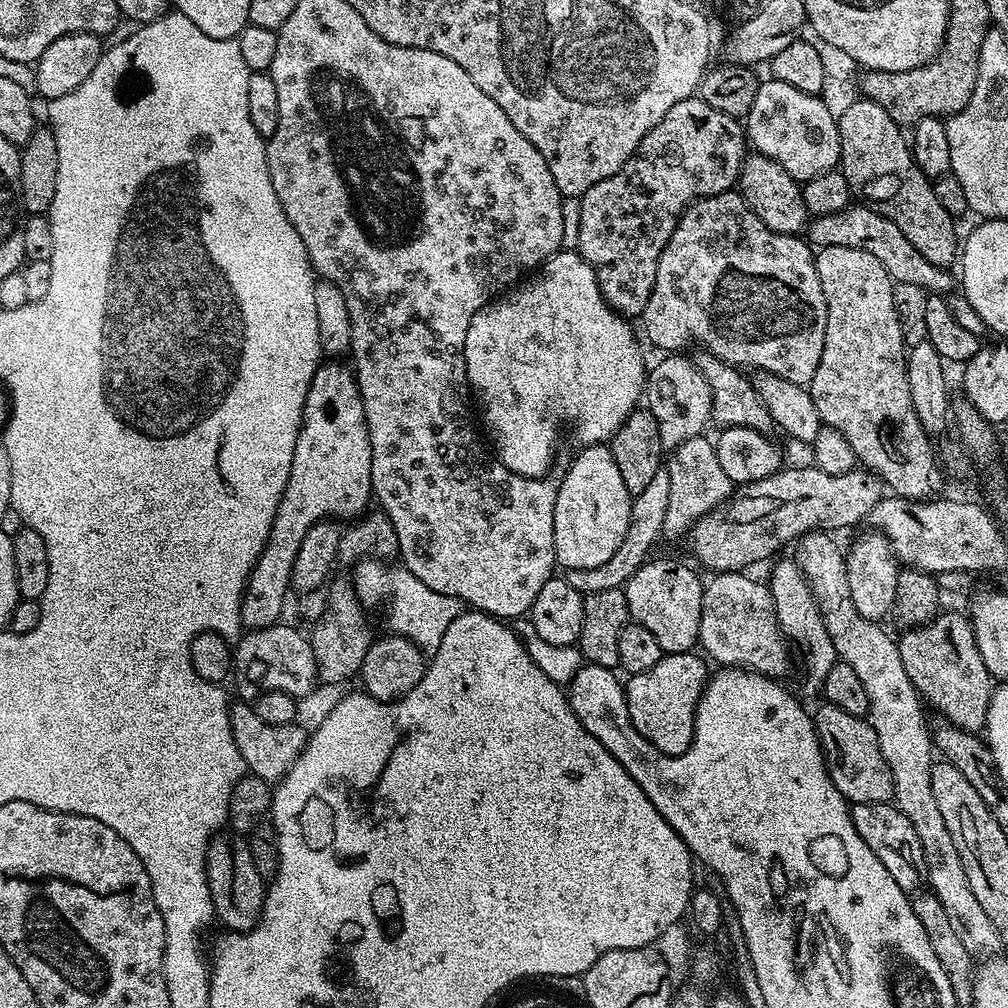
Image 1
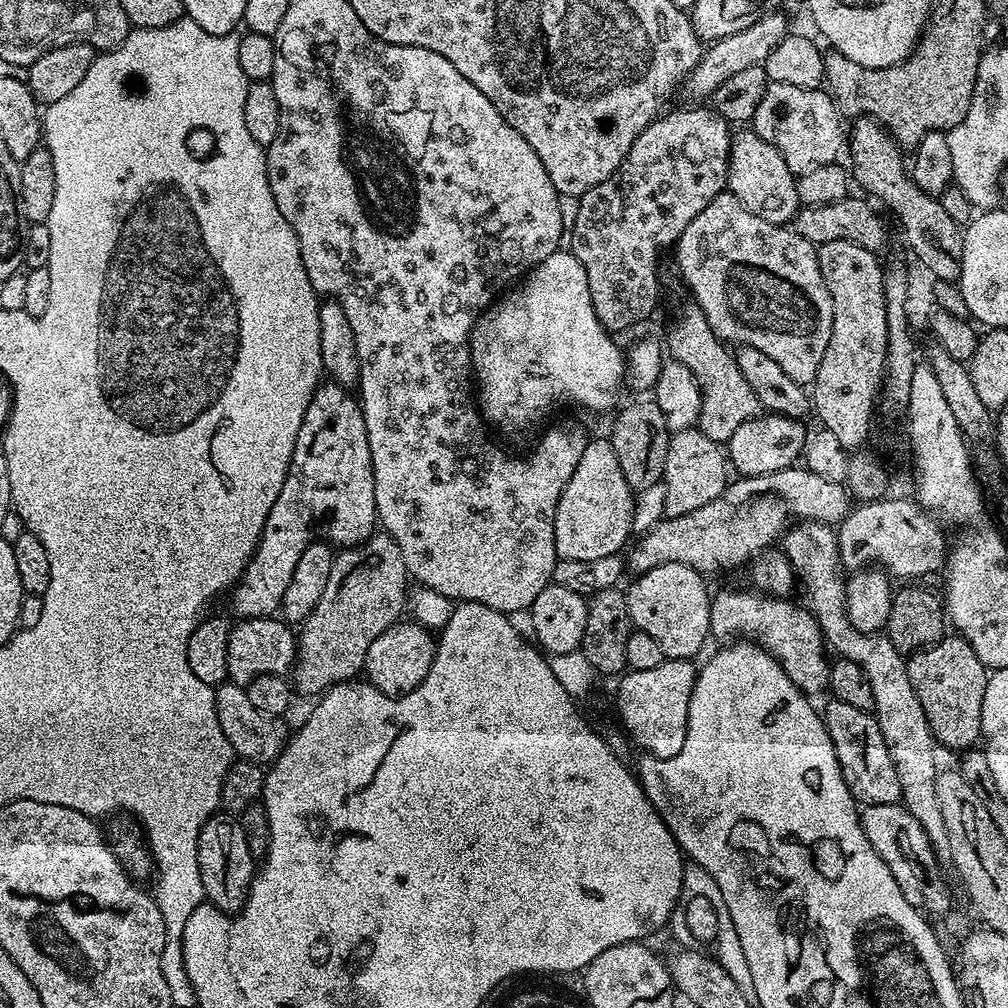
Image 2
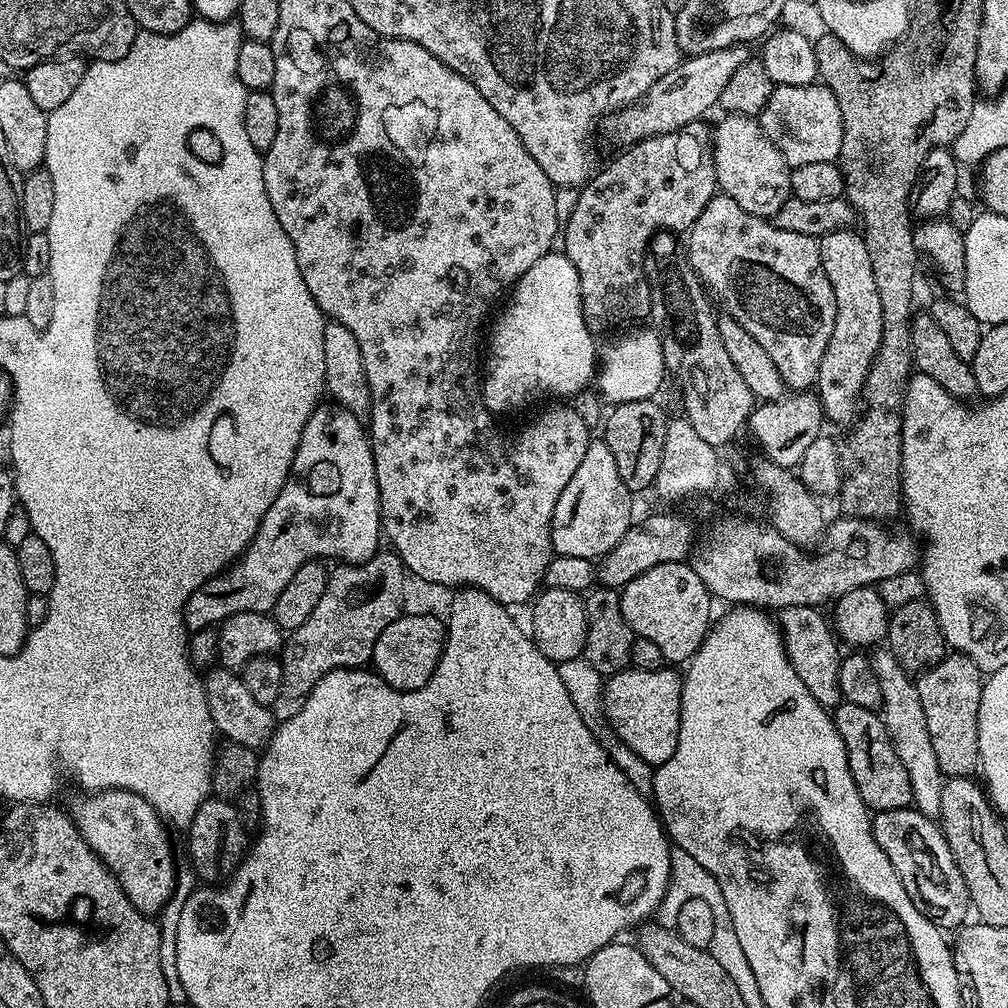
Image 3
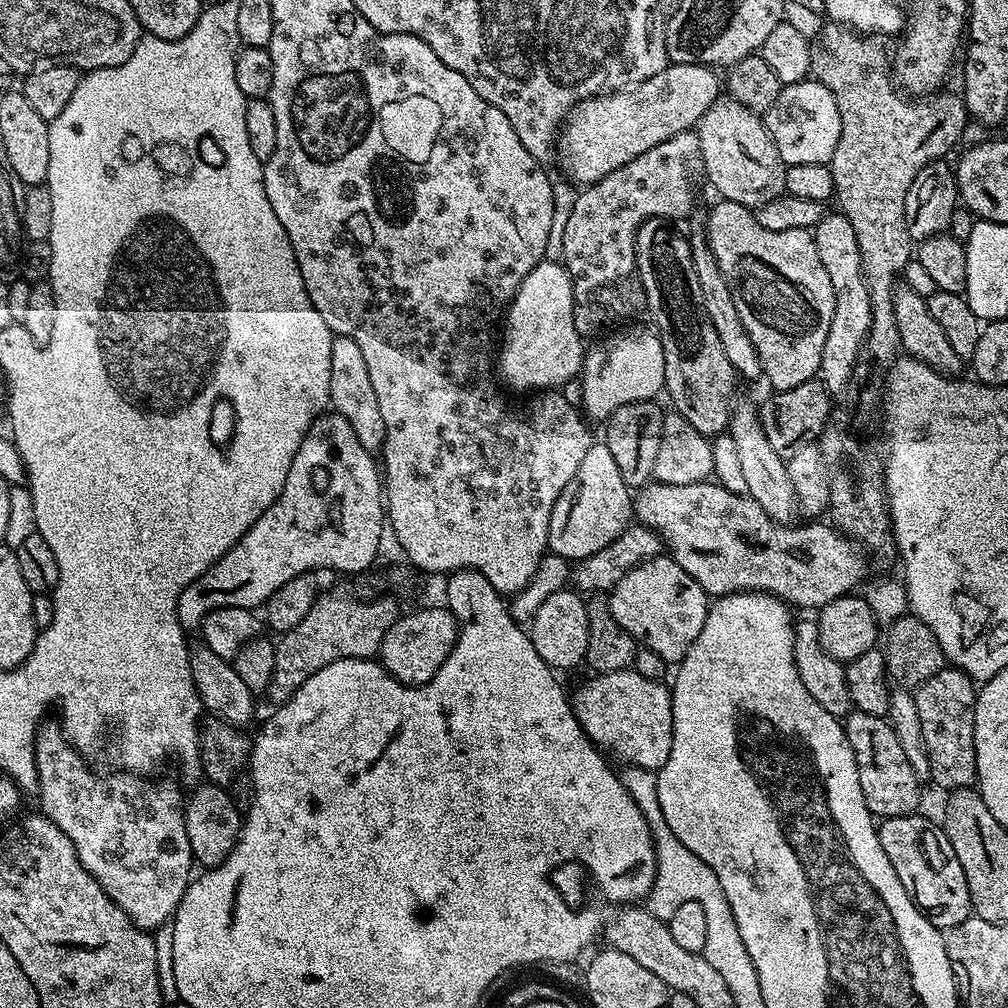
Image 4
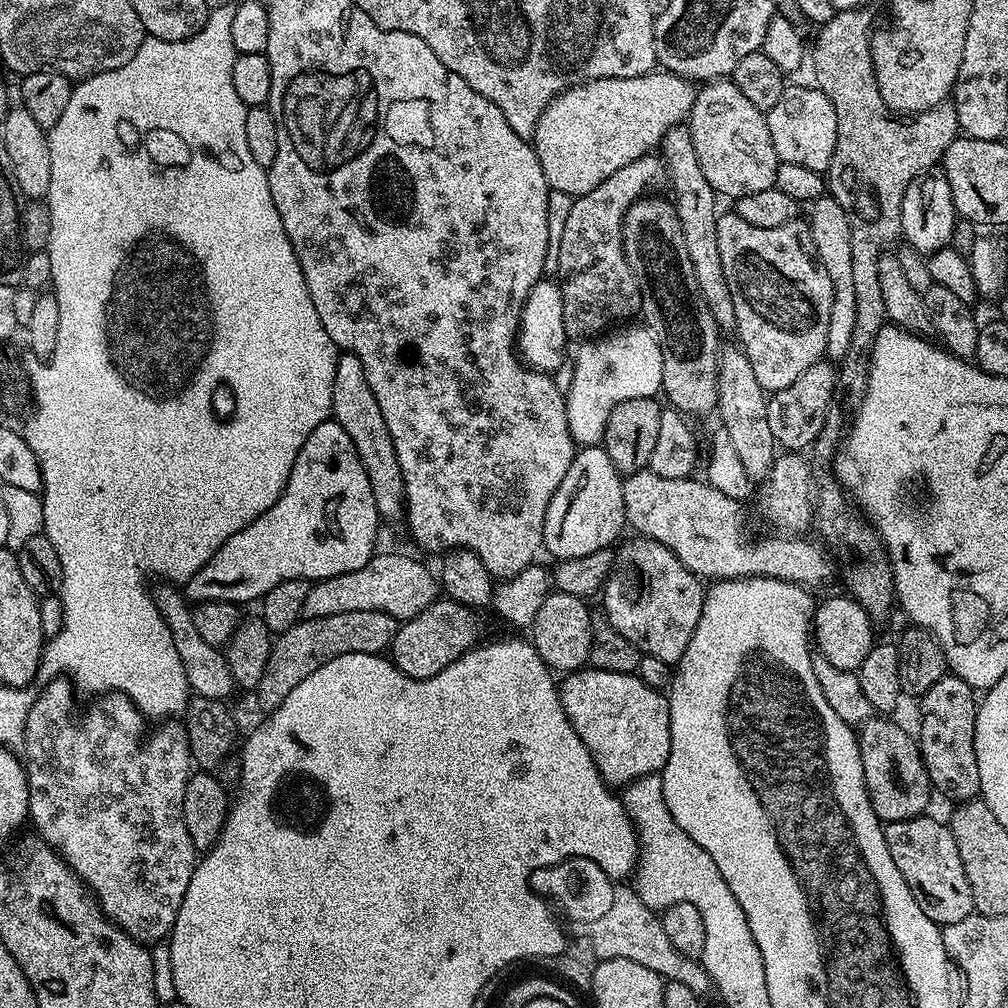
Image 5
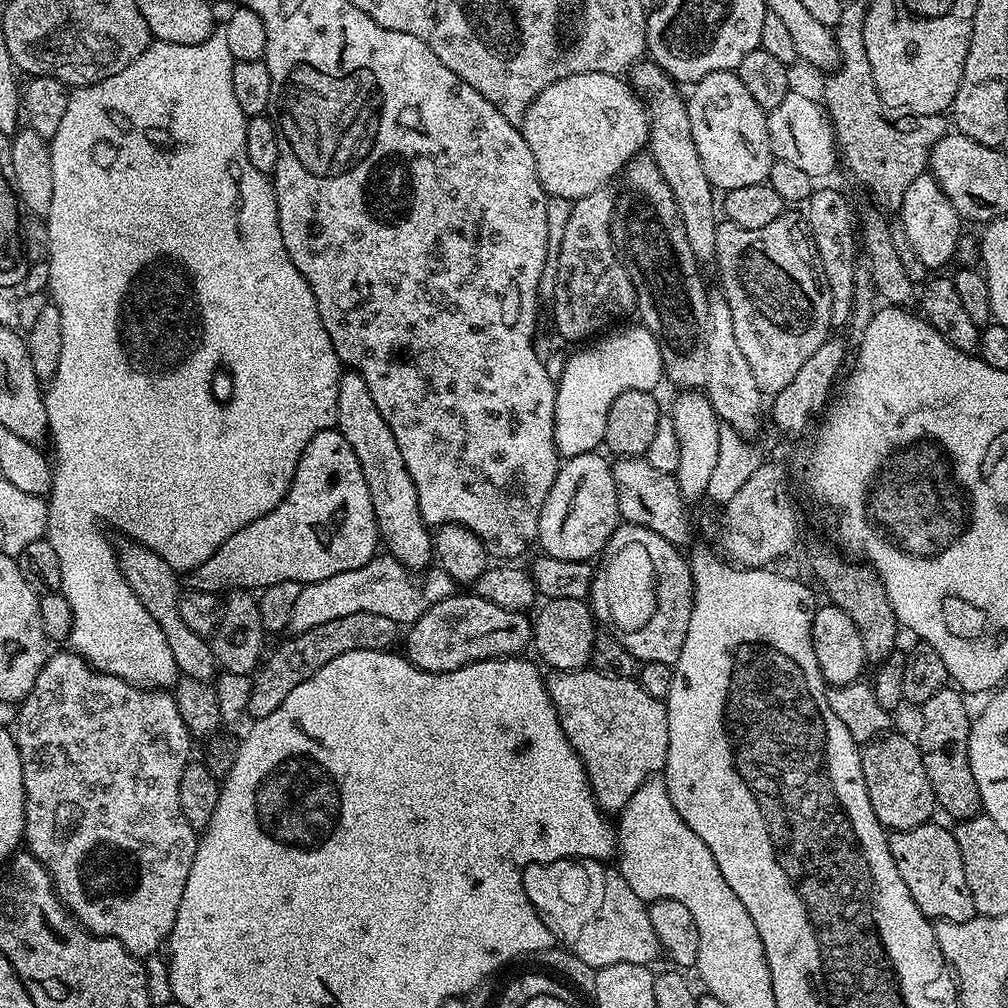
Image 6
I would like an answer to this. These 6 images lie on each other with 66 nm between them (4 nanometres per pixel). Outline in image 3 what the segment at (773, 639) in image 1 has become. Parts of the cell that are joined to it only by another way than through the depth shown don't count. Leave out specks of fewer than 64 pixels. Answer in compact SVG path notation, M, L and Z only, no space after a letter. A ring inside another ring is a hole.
M810 604L779 609L778 627L781 636L784 637L784 649L798 678L806 682L806 690L814 694L814 698L821 706L832 710L842 700L840 687L836 684L842 652L836 649L837 641L834 639L834 629L829 617L825 613L823 616L820 612L823 611L819 607Z

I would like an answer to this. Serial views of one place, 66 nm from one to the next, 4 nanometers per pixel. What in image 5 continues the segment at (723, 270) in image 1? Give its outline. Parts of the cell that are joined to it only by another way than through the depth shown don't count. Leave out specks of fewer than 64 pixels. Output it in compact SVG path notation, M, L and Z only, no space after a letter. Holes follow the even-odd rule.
M734 210L728 213L717 215L716 225L718 226L718 254L722 254L722 270L726 270L726 282L730 286L730 298L734 298L734 314L736 315L735 335L740 336L739 347L743 349L750 366L754 366L754 375L758 377L758 382L763 386L765 393L771 394L778 390L786 390L786 386L794 386L794 381L802 378L810 366L814 366L819 360L826 356L826 329L830 326L830 302L832 301L832 287L830 278L826 278L826 270L820 268L820 261L816 258L816 251L812 245L812 235L807 223L803 219L797 218L786 222L782 226L750 226Z

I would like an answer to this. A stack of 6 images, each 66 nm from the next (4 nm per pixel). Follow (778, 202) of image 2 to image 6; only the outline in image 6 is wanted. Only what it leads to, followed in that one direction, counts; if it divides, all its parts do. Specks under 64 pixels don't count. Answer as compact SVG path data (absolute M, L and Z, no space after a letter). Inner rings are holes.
M735 71L706 74L706 78L691 85L689 92L692 93L687 93L686 103L690 114L690 130L694 130L694 146L698 146L702 170L706 170L706 178L712 183L713 189L729 192L738 190L738 186L765 183L774 159L768 129L768 112L758 106L758 102L754 102L754 97L746 91L746 86L742 86Z

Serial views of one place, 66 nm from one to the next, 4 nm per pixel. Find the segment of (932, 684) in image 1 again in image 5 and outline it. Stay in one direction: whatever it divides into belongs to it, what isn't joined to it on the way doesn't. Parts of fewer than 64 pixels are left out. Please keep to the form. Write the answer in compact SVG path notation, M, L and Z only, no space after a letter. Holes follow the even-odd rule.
M951 674L944 676L938 682L934 682L934 686L930 686L930 690L926 690L924 696L919 697L918 704L920 704L920 736L918 735L918 743L920 745L920 757L924 760L924 765L928 771L928 777L932 783L933 789L937 793L940 792L945 796L946 799L952 800L951 802L963 802L965 800L975 800L980 796L980 784L979 784L979 774L978 774L978 762L975 760L975 720L978 700L975 696L972 697L972 692L974 692L973 685L962 682L962 678L953 676Z

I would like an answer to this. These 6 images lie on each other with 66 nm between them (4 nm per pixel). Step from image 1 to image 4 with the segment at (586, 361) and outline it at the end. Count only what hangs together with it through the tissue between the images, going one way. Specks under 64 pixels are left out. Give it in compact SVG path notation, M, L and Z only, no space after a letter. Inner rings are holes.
M545 258L526 274L506 309L503 328L504 345L498 348L498 372L502 380L504 375L510 387L523 394L533 390L556 390L568 380L579 377L586 344L574 326L572 283L563 263Z

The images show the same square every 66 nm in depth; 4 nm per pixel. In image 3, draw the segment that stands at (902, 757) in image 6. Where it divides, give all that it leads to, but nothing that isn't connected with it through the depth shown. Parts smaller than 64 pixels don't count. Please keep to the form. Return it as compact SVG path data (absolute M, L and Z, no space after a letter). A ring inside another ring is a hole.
M841 702L836 705L831 718L846 746L850 774L854 778L854 786L858 786L858 794L864 805L873 813L909 807L912 804L910 780L906 768L902 762L898 762L898 754L894 754L894 746L879 715L862 706Z

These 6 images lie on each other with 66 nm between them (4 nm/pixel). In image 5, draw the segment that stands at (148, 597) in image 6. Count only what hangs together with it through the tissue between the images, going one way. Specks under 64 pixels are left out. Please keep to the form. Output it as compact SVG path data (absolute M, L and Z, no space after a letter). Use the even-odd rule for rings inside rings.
M176 586L160 587L164 588L155 589L154 599L160 605L160 613L163 614L164 621L168 623L168 629L174 642L174 650L178 650L178 658L182 658L182 666L186 670L186 682L188 683L189 689L197 696L205 696L211 700L219 700L221 702L227 701L229 699L227 696L232 691L237 691L238 685L234 674L230 674L230 666L228 665L228 660L224 657L223 651L214 646L210 646L210 642L205 642L202 639L202 634L198 634L198 630L194 627L194 622L192 621L192 608L186 599L185 593Z

